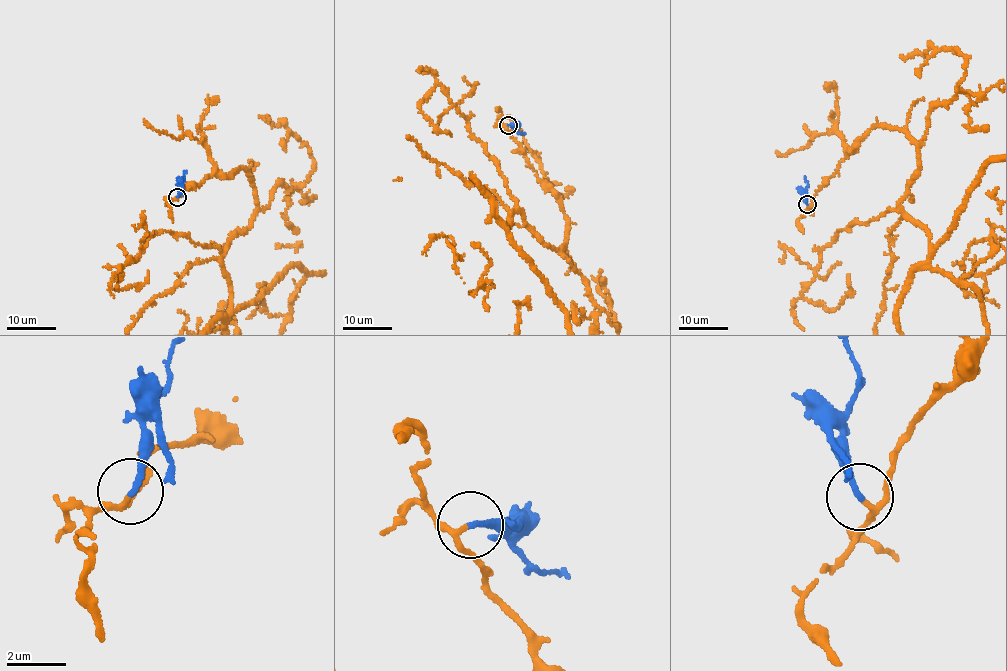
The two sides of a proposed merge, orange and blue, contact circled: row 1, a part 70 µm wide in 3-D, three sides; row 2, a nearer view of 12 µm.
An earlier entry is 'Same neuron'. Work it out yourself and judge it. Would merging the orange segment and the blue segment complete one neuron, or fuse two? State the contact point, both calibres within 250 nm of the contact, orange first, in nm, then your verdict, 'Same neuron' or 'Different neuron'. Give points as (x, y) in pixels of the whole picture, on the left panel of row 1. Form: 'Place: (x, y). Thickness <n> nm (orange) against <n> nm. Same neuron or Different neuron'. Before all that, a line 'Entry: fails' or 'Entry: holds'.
Entry: holds
Place: (177, 197). Thickness 160 nm (orange) against 200 nm. Same neuron

